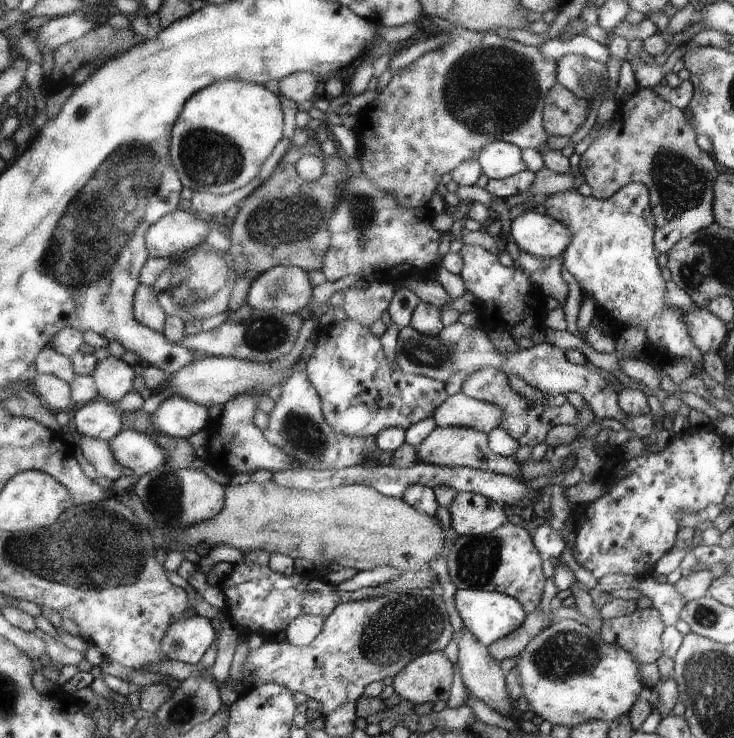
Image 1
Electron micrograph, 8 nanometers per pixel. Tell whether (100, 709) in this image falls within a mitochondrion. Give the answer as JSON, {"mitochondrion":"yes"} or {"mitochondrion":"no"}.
{"mitochondrion":"no"}

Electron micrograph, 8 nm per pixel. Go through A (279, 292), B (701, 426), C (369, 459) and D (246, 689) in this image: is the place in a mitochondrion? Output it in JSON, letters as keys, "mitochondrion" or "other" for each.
{"A":"mitochondrion","B":"other","C":"other","D":"other"}

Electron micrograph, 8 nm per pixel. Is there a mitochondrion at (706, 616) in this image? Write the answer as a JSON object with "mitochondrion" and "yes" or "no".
{"mitochondrion":"yes"}

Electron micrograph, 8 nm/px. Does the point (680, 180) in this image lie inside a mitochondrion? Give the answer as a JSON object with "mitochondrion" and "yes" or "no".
{"mitochondrion":"yes"}

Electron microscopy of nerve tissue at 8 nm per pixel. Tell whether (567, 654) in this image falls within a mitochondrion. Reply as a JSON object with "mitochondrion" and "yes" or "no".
{"mitochondrion":"yes"}

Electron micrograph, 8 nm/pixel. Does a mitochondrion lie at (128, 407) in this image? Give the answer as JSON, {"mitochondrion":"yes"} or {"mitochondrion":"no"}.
{"mitochondrion":"no"}

